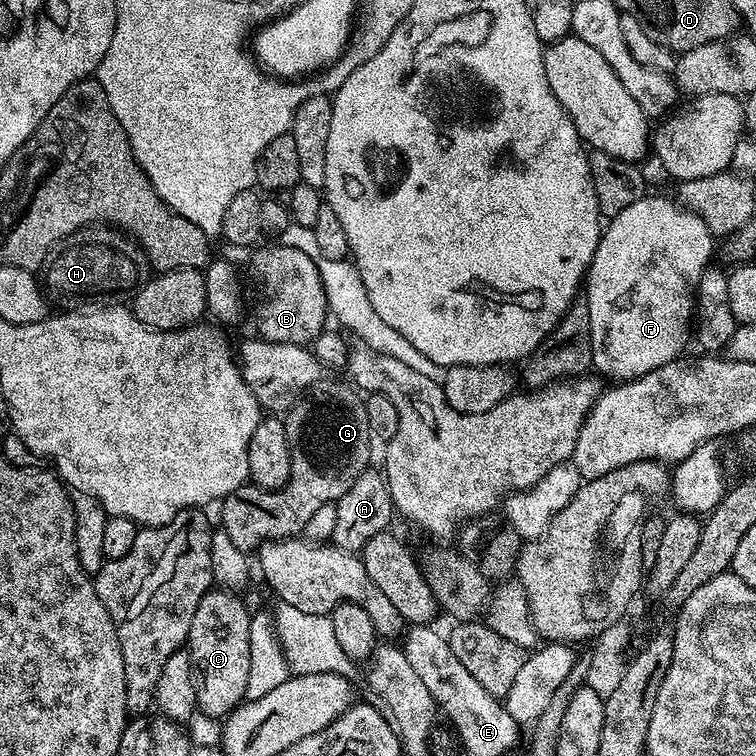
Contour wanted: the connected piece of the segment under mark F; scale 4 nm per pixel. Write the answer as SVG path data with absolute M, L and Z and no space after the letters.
M646 194L638 202L626 206L622 214L611 217L600 233L598 250L588 267L586 299L590 310L592 368L600 371L601 377L609 376L612 382L637 380L639 376L658 370L658 366L679 360L688 340L690 344L696 287L705 268L709 267L714 237L698 214L672 200Z

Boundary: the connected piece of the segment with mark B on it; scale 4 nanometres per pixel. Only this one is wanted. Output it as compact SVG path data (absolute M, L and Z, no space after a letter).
M272 242L269 248L260 246L251 253L250 269L252 280L256 283L256 328L259 339L270 342L286 342L287 344L311 345L319 332L325 331L327 320L330 320L330 309L326 290L322 286L322 278L318 274L316 260L302 254L294 246L286 246L279 242Z

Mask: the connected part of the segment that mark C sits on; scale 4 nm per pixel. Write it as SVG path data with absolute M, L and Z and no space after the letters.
M209 590L194 610L194 622L190 622L186 648L192 658L196 706L213 718L231 713L248 694L252 616L236 596L232 590Z

